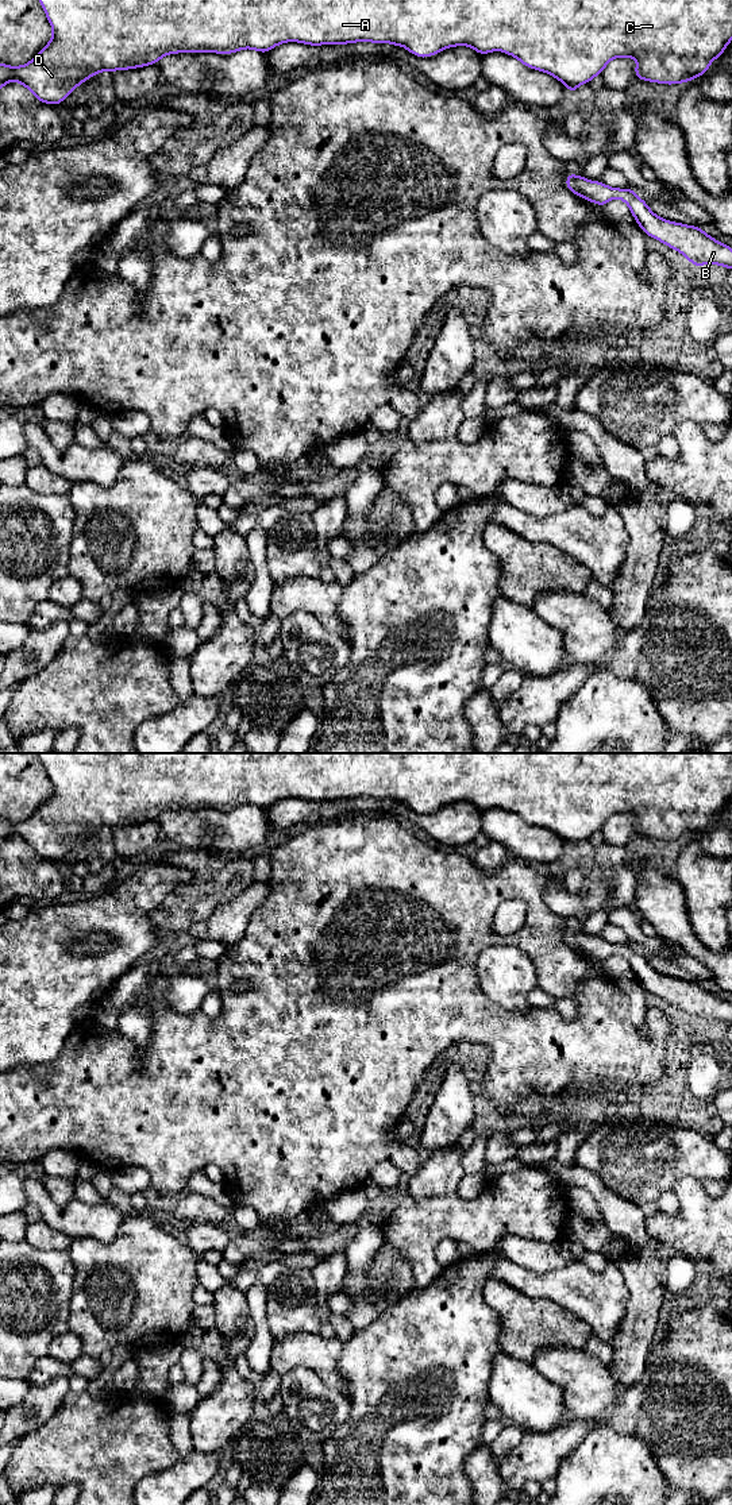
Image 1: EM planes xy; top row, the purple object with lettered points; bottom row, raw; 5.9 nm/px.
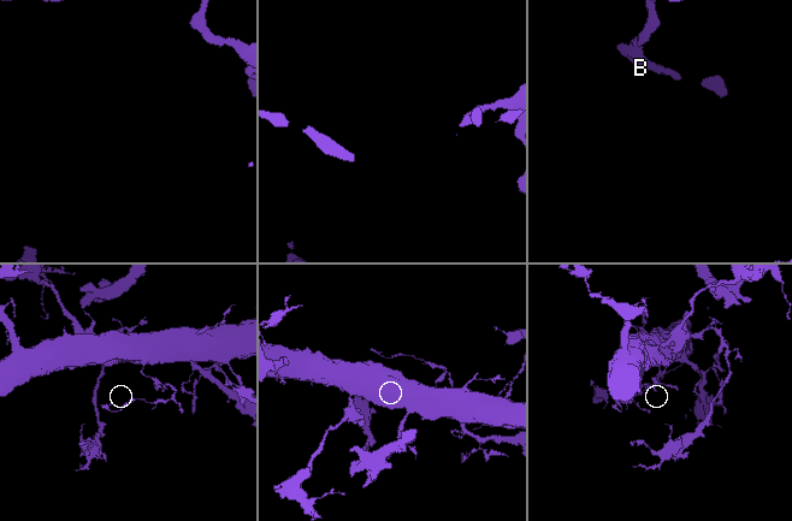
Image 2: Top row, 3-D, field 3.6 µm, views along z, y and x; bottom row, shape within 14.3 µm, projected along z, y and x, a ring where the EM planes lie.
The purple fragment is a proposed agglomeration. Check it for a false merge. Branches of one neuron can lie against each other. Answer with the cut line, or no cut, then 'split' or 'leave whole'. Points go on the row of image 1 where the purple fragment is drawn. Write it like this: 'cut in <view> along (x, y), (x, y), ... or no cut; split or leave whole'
no cut; leave whole

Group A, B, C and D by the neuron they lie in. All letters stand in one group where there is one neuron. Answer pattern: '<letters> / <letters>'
A B C D

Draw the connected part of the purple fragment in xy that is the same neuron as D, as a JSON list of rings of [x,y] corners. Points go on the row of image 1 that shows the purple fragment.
[[[38,0],[51,26],[53,36],[46,46],[27,63],[9,66],[0,62],[0,89],[9,81],[26,86],[43,104],[59,105],[76,88],[92,76],[101,72],[130,70],[155,65],[161,58],[178,53],[216,53],[232,54],[244,49],[269,53],[278,45],[297,42],[309,46],[348,45],[357,42],[390,43],[401,46],[419,58],[432,57],[448,47],[467,46],[479,55],[502,51],[515,57],[524,66],[551,74],[560,81],[571,94],[596,76],[602,74],[605,66],[616,58],[635,58],[633,73],[637,80],[656,84],[686,84],[704,76],[710,63],[720,58],[732,40],[732,0]]]

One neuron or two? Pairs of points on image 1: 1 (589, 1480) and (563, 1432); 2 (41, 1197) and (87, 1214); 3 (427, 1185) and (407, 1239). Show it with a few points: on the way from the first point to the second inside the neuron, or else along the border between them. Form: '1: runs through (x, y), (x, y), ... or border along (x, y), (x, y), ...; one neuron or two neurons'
1: border along (594, 1427), (561, 1463), (555, 1477); two neurons
2: runs through (50, 1210), (60, 1219), (74, 1219); one neuron
3: border along (403, 1192), (416, 1197), (454, 1193); two neurons

